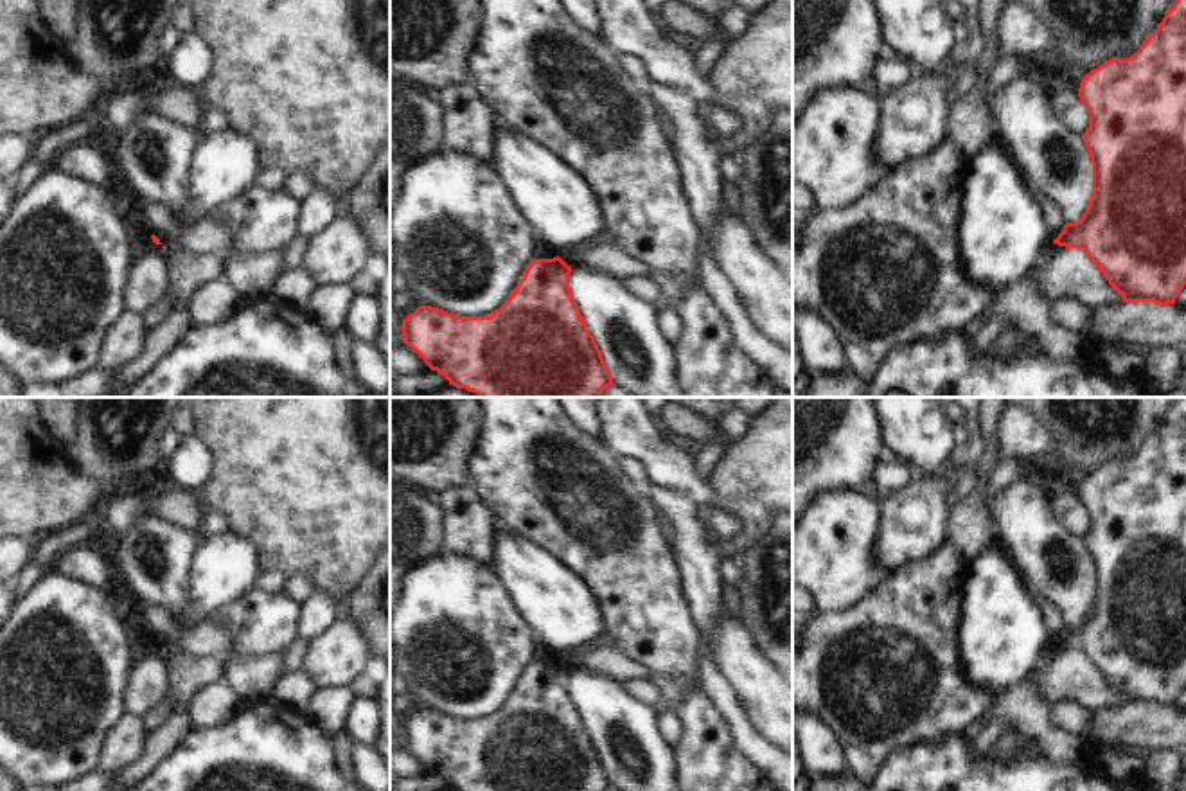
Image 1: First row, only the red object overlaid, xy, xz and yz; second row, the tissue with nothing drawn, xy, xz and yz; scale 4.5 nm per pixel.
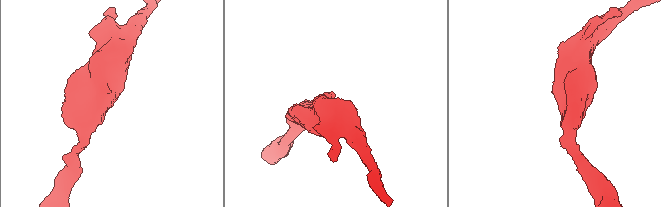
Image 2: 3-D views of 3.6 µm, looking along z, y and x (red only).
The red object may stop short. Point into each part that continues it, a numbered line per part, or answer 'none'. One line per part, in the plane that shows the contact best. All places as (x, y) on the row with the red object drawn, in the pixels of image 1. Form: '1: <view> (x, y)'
none

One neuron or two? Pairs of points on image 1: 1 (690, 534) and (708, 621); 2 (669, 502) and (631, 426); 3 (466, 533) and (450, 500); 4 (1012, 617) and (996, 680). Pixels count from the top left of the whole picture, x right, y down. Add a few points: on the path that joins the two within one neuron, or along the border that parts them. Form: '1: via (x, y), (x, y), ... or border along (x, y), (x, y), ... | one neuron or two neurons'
1: via (692, 556), (698, 563), (705, 599) | one neuron
2: border along (653, 486), (671, 489), (698, 506) | two neurons
3: via (466, 525), (453, 507) | one neuron
4: via (1000, 633), (996, 664) | one neuron

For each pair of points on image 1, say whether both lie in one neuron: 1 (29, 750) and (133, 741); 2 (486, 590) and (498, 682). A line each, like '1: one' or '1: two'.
1: two
2: one

